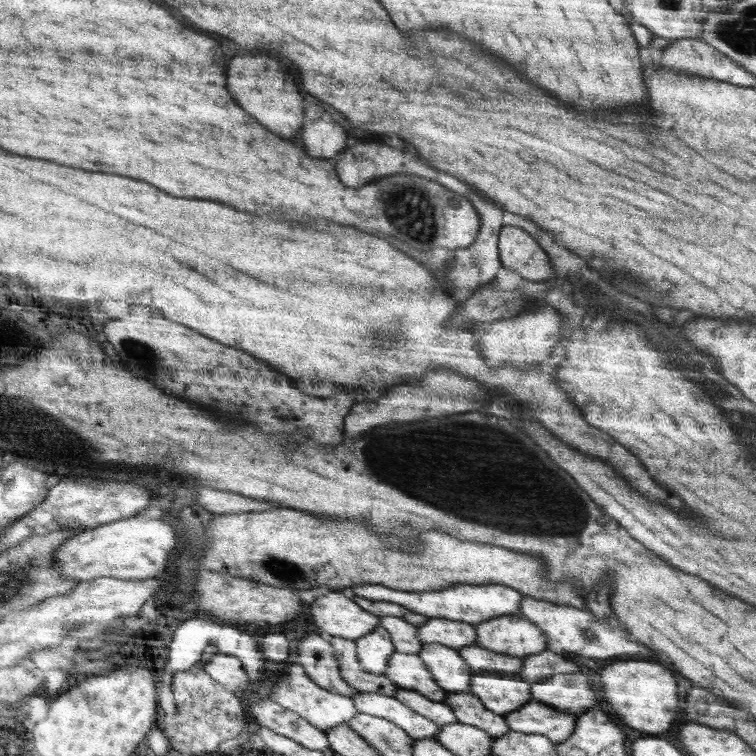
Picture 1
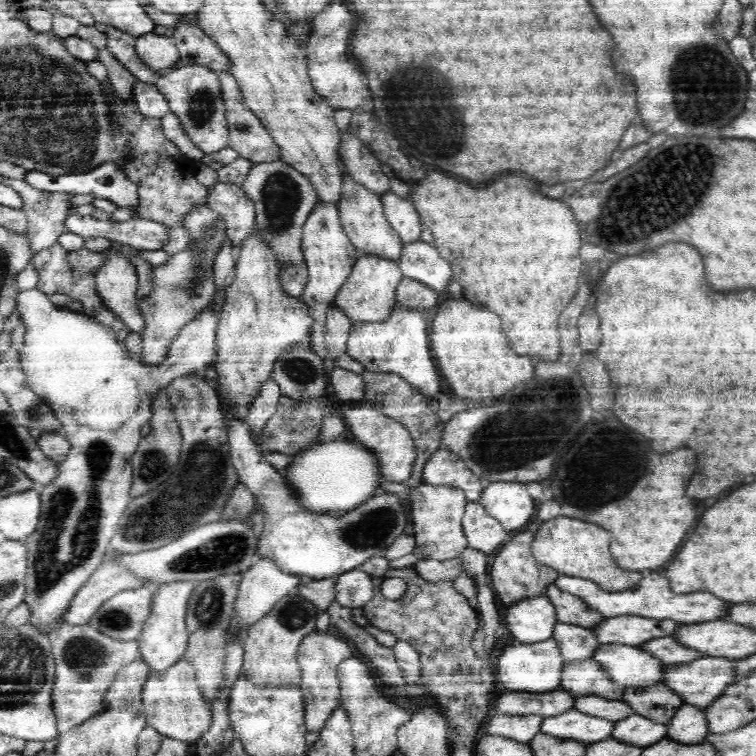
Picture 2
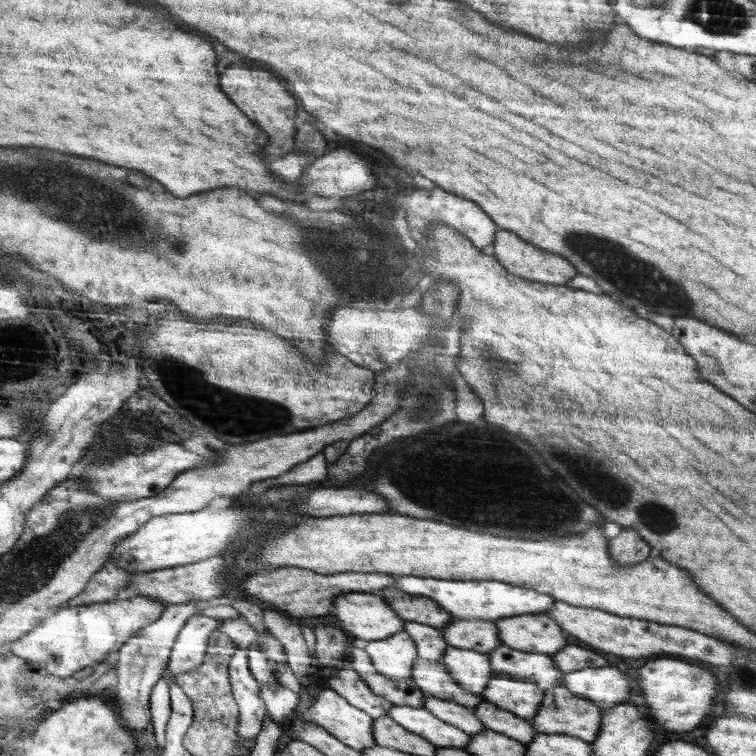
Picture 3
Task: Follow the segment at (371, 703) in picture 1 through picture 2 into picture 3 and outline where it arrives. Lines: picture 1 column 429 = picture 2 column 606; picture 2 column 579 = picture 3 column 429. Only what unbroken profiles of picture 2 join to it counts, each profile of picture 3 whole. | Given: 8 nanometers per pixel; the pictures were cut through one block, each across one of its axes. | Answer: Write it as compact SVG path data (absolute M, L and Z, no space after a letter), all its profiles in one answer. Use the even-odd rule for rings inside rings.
M393 705L388 710L388 716L406 731L422 735L428 741L435 743L437 747L464 749L472 740L472 735L468 735L460 727L436 717L424 707Z

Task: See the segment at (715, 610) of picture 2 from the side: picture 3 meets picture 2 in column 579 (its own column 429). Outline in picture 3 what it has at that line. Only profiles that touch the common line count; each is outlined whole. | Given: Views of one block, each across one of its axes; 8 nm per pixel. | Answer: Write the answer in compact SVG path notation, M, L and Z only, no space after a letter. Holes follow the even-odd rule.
M406 575L398 577L396 586L410 596L426 596L434 600L442 609L448 610L456 620L488 620L539 615L555 606L555 598L550 594L530 590L528 587L514 586L498 579L442 579Z

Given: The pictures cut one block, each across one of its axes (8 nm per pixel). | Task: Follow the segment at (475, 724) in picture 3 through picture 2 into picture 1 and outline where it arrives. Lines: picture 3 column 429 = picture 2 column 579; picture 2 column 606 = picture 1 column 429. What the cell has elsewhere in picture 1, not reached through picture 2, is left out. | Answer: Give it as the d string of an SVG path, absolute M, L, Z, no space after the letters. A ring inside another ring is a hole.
M398 688L398 692L394 693L393 697L407 704L415 711L419 711L420 714L426 715L428 718L440 724L440 726L458 722L449 706L446 706L443 702L430 700L414 690Z

